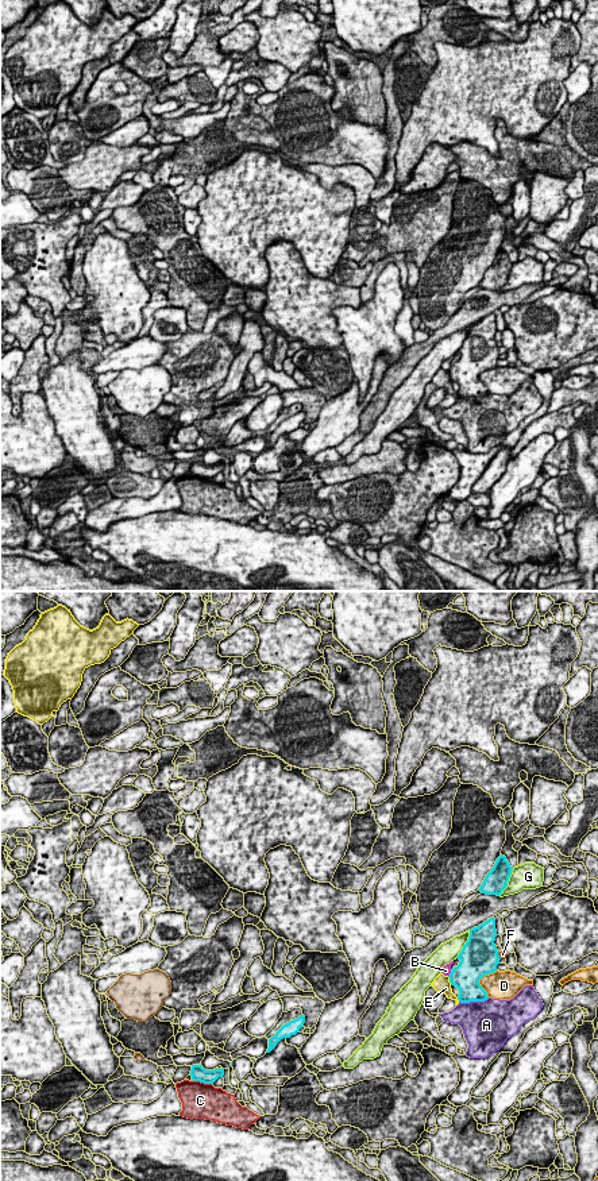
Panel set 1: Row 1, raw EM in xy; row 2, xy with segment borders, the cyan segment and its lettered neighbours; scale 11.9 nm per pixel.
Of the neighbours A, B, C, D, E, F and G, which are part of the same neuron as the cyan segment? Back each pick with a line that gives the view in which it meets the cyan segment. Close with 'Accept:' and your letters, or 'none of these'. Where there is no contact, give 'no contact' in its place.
Accept: none of these

